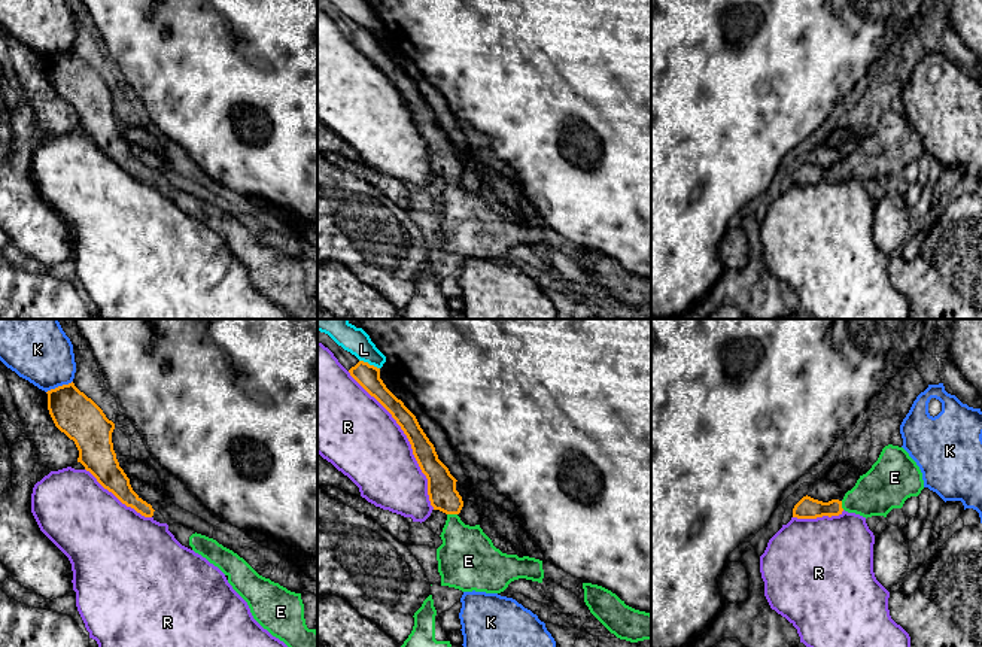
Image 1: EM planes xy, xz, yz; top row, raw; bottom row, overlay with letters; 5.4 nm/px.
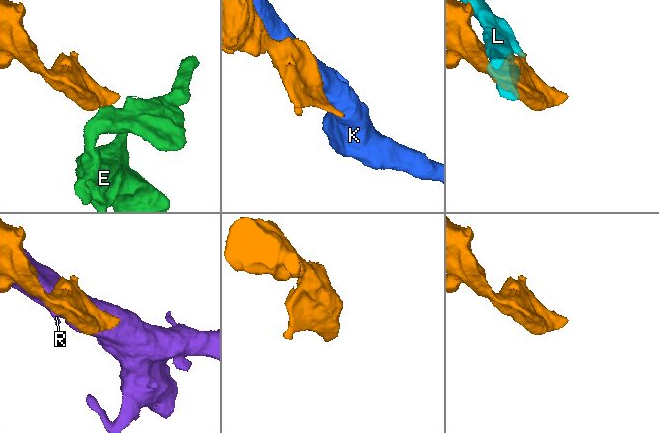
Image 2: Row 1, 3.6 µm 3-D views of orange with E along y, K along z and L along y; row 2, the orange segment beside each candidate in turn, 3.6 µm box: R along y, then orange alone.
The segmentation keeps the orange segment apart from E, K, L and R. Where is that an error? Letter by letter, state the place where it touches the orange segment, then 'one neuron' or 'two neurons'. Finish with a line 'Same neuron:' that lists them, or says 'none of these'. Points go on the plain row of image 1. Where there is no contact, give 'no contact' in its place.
E: xz (452, 179) | one neuron
K: xy (58, 52) | two neurons
L: xz (368, 30) | two neurons
R: xz (409, 106) | two neurons
Same neuron: E

